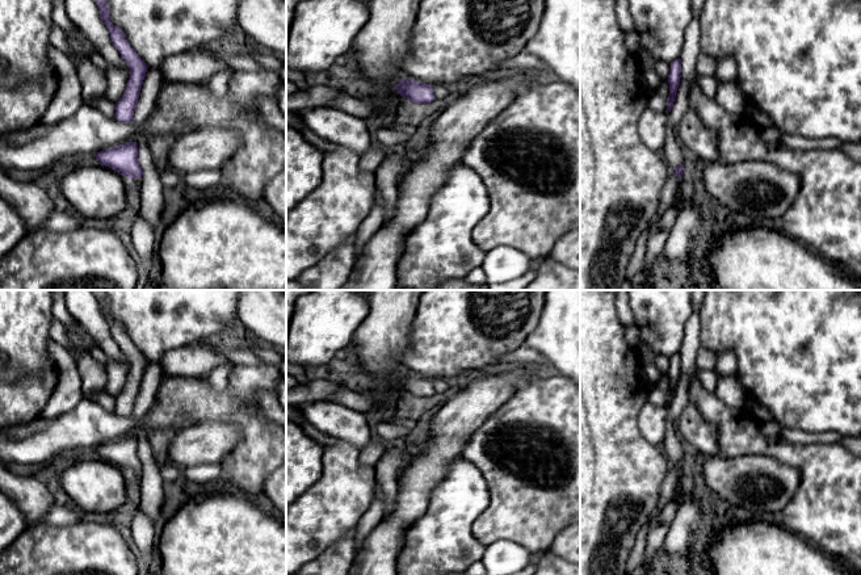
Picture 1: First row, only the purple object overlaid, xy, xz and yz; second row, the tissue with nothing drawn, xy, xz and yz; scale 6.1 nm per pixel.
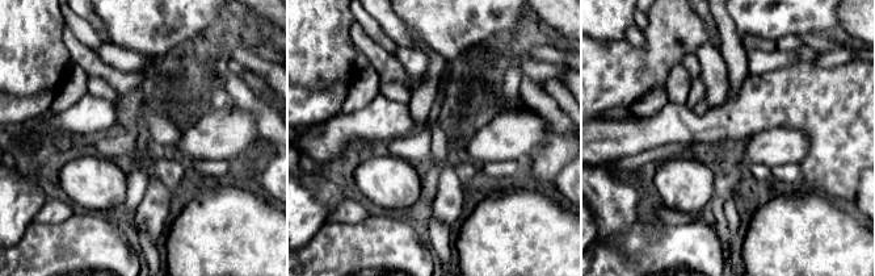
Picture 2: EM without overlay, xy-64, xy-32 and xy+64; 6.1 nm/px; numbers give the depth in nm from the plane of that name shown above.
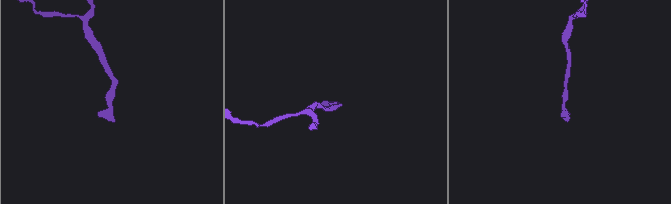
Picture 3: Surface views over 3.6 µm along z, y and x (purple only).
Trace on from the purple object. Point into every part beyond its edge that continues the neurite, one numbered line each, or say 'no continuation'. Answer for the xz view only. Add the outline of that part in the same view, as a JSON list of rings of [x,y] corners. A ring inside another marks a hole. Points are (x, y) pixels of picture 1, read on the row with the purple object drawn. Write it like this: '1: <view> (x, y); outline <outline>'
no continuation

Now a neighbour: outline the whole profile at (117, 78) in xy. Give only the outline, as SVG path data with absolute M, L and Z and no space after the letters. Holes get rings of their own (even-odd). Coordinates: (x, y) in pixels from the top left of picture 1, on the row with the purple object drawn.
M108 64L105 72L108 79L108 88L105 92L105 97L116 105L127 87L127 81L130 77L130 68L127 66L117 67L113 64Z

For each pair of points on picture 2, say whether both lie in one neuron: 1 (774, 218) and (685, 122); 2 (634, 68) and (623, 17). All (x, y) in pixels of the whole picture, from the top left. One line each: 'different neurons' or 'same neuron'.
1: different neurons
2: different neurons

